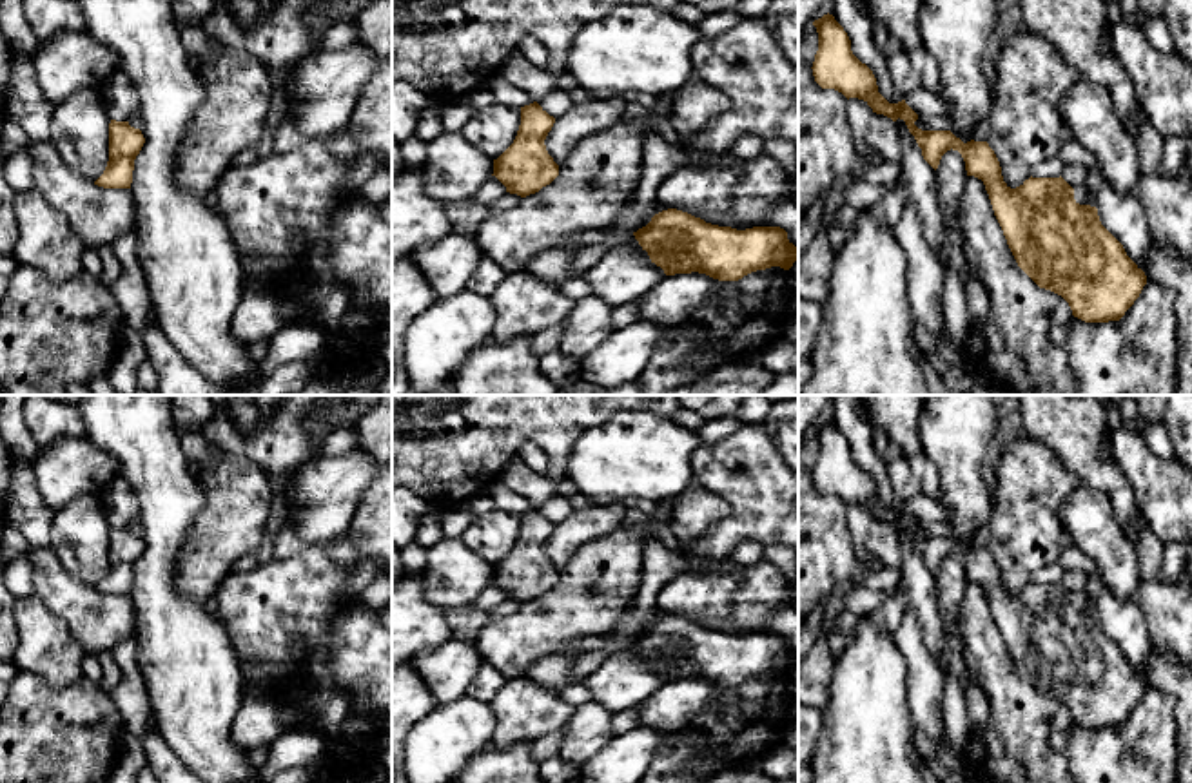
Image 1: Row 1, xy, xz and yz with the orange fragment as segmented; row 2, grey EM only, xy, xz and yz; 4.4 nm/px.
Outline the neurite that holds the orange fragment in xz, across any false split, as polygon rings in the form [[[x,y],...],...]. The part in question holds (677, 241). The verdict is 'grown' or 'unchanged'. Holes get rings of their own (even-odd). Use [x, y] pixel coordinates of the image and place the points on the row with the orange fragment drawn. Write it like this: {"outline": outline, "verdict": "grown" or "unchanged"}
{"outline": [[[677,208],[655,214],[633,236],[666,276],[699,272],[718,281],[738,281],[771,266],[789,270],[798,259],[798,248],[780,227],[737,230]]], "verdict": "unchanged"}

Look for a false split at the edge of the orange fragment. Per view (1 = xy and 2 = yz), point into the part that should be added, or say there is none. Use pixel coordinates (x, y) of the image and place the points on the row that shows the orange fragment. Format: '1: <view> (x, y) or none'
1: none
2: none

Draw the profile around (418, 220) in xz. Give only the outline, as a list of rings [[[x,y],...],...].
[[[423,167],[392,185],[392,261],[414,256],[452,232],[446,203],[425,194]]]

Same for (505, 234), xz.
[[[673,94],[657,98],[640,121],[620,120],[584,138],[550,185],[523,198],[513,208],[493,212],[477,234],[483,254],[504,272],[515,272],[566,237],[610,228],[640,183],[644,127],[655,129]]]

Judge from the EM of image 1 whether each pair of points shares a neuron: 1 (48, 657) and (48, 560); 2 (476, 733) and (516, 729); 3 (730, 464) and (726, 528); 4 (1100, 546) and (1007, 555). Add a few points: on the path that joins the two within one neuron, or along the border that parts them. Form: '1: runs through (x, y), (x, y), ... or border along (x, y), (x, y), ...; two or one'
1: border along (35, 593), (68, 626), (75, 640); two
2: border along (487, 704), (496, 722), (490, 745); two
3: runs through (737, 481), (737, 512); one
4: border along (1062, 501), (1060, 524), (1071, 542); two

